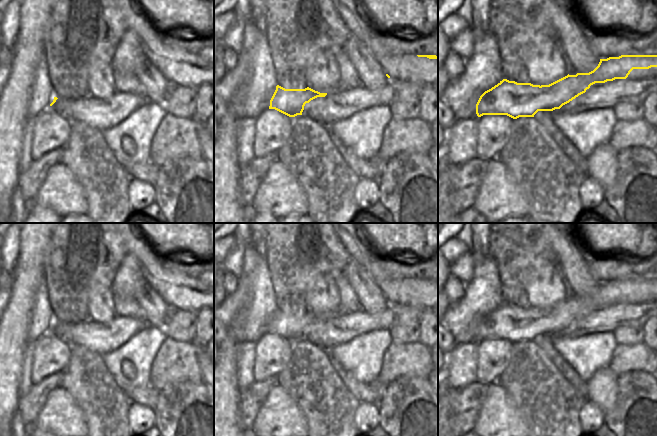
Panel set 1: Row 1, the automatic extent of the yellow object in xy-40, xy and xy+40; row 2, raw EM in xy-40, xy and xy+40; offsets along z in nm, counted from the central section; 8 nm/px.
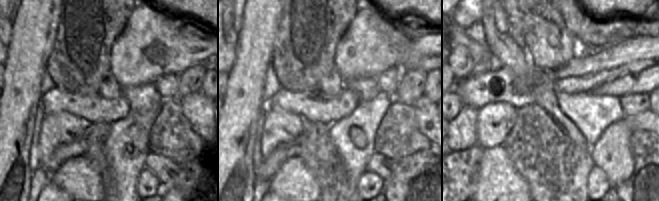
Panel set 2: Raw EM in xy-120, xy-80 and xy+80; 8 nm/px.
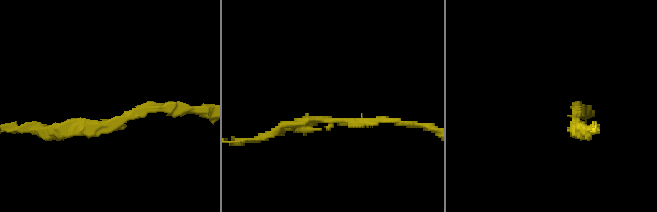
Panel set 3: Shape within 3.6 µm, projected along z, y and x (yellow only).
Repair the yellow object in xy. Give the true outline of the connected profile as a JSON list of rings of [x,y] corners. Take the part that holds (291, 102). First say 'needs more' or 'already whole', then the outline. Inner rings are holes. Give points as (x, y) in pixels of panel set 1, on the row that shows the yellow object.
already whole | [[[277,85],[270,100],[269,109],[275,109],[289,117],[295,117],[302,115],[306,103],[326,95],[327,93],[320,93],[309,87],[305,89],[285,89]]]

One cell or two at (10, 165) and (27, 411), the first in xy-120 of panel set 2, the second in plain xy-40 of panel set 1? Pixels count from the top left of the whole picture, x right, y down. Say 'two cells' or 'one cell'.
two cells

